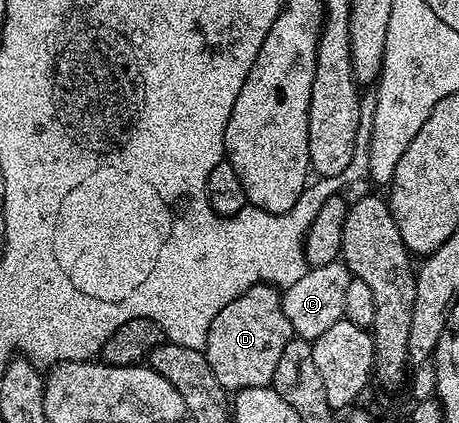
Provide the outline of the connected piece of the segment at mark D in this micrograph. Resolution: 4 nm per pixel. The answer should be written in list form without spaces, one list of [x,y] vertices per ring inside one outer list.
[[[252,286],[243,292],[215,320],[211,320],[211,332],[207,332],[207,344],[205,345],[205,359],[207,364],[215,372],[215,380],[223,384],[226,392],[236,392],[246,390],[247,388],[259,388],[260,386],[269,386],[275,376],[275,368],[279,364],[279,356],[283,356],[283,348],[287,348],[289,341],[295,337],[291,328],[291,320],[283,312],[281,303],[282,291],[275,286]]]

